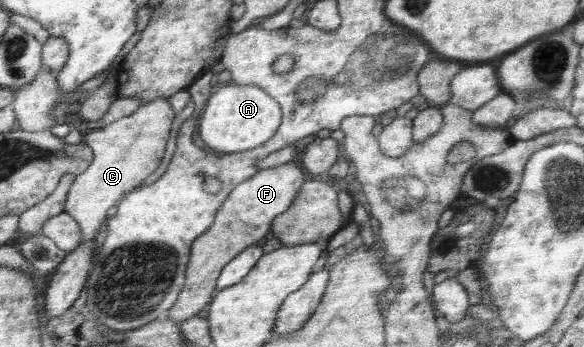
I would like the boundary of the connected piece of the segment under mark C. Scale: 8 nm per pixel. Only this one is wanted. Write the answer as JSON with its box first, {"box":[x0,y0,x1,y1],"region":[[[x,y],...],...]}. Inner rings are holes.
{"box":[64,96,175,244],"region":[[[160,96],[109,126],[85,131],[83,142],[93,149],[94,161],[86,173],[74,178],[64,208],[80,224],[80,244],[95,238],[108,218],[109,208],[118,207],[126,194],[139,187],[160,166],[175,116],[168,99]]]}

